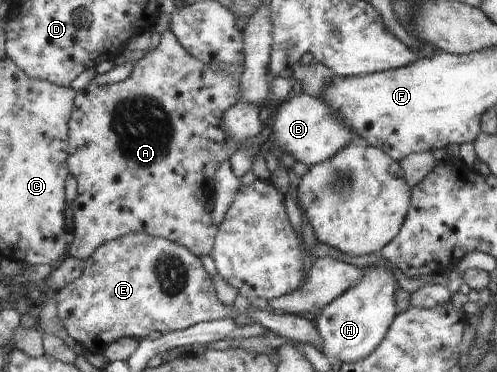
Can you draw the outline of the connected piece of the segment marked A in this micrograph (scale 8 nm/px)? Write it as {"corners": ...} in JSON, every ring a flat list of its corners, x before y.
{"corners":[[170,30,161,33,159,45,150,49,146,55,138,59,133,65,132,73,126,81,113,83,110,85,99,86,92,81,85,89,76,92,75,109,71,113,70,119,70,135,68,136,68,165,70,166,72,175,76,177,78,184,78,195,76,195,73,203,72,219,73,219,73,236,74,239,68,248,68,255,76,259,88,260,100,247,107,244,108,241,118,239,118,237,126,236,127,233,150,233,152,237,164,237,170,241,178,242,180,245,191,250,196,257,210,256,214,251,215,237,218,235,218,227,212,217,210,211,206,209,206,181,208,187,214,187,214,173,220,167,222,161,230,159,235,151,240,149,230,135,227,129,224,129,223,118,230,111,234,104,238,104,242,99,242,86,239,79,226,75,222,71,218,71,216,67,208,65,208,62,200,61,193,54,189,54,184,49,182,43]]}

